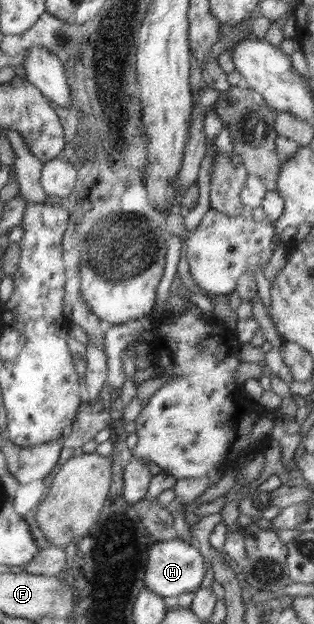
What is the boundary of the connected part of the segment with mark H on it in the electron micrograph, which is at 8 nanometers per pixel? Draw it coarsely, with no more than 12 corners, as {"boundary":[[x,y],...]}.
{"boundary":[[178,538],[149,550],[145,588],[163,598],[201,588],[200,550]]}

